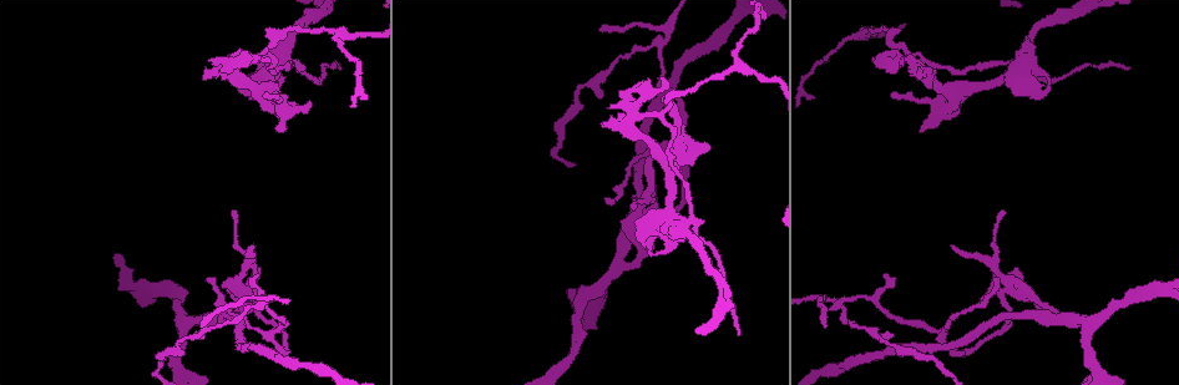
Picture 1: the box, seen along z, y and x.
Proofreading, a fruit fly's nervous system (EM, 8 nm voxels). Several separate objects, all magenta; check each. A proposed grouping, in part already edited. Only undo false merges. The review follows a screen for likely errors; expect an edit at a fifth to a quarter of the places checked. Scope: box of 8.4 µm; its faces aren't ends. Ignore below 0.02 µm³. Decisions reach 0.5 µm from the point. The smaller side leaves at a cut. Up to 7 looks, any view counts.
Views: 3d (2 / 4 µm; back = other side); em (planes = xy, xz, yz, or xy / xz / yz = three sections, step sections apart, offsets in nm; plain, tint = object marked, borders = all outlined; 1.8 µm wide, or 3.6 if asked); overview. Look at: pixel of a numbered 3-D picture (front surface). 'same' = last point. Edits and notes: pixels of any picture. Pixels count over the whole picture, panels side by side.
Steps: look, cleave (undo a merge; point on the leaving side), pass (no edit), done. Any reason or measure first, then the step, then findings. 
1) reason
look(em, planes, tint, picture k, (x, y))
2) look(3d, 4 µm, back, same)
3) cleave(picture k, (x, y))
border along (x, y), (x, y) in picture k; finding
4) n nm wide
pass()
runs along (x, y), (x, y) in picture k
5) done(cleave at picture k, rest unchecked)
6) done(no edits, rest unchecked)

abrupt turn
look(3d, 2 µm, picture 1, (662, 45))

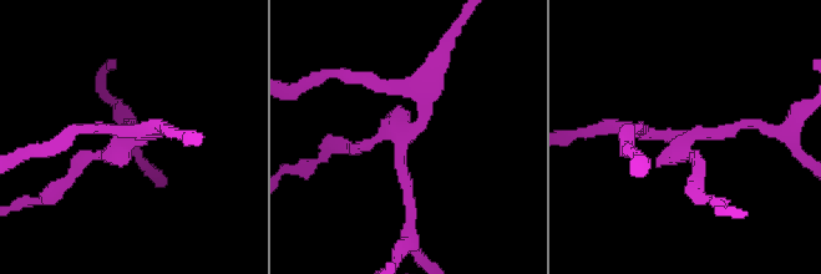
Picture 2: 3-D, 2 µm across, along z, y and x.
now the EM
look(em, planes, tint, picture 2, (699, 131))

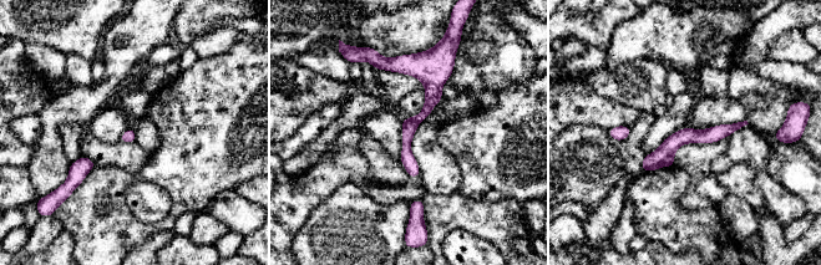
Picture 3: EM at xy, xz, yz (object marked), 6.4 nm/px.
pass()
one cell here

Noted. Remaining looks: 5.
thick turns thin
look(em, planes, tint, picture 1, (912, 61))

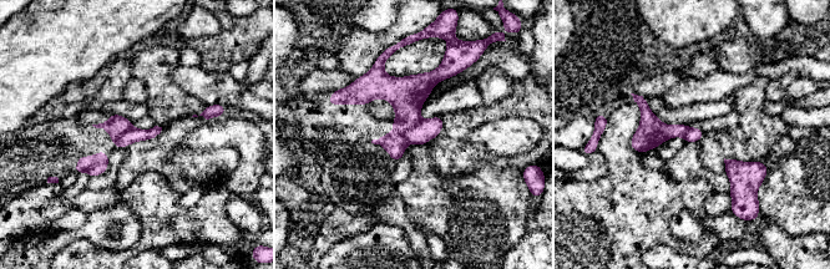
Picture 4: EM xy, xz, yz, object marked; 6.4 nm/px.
cleave(picture 4, (426, 130))
border along (421, 120), (403, 132), (406, 141) in picture 4; two cells meet here

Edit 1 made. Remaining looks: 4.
a fork
look(em, yz, step 4, tint, picture 1, (1020, 290))

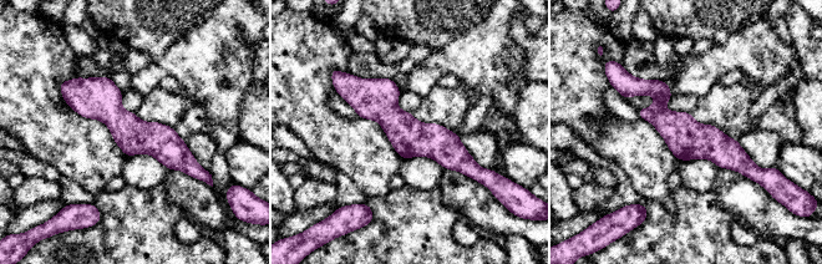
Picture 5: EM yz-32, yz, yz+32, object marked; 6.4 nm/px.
cut it another way
look(em, planes, tint, same)

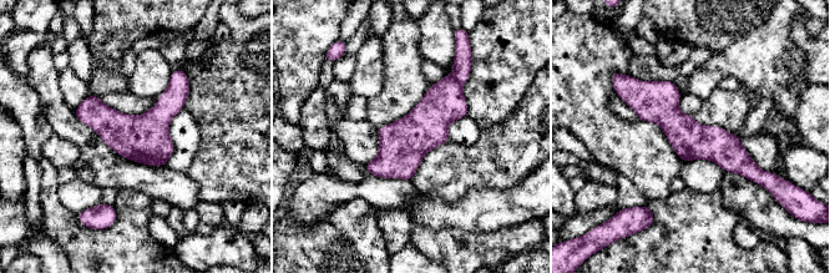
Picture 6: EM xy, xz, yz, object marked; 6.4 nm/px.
240 nm wide
cleave(picture 6, (461, 67))
border along (451, 76), (461, 85) in picture 6; a second cell is stuck on

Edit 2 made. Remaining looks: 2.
done(cleave at picture 4, cleave at picture 6, rest unchecked)

